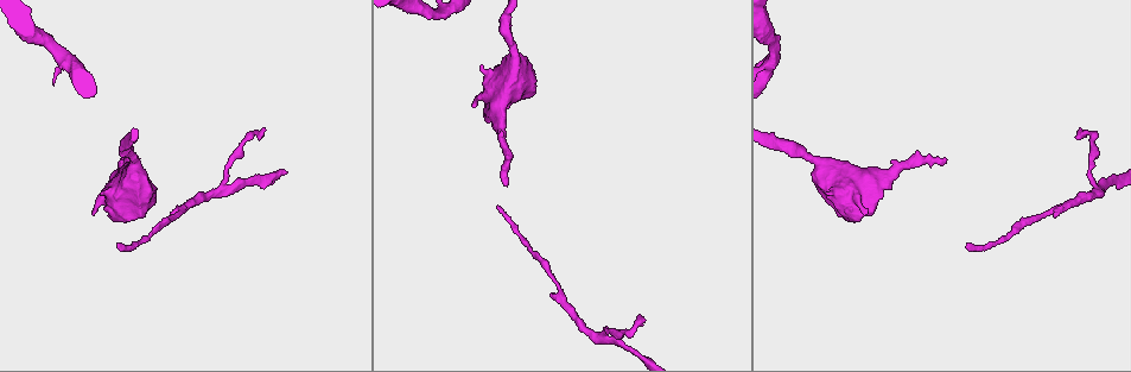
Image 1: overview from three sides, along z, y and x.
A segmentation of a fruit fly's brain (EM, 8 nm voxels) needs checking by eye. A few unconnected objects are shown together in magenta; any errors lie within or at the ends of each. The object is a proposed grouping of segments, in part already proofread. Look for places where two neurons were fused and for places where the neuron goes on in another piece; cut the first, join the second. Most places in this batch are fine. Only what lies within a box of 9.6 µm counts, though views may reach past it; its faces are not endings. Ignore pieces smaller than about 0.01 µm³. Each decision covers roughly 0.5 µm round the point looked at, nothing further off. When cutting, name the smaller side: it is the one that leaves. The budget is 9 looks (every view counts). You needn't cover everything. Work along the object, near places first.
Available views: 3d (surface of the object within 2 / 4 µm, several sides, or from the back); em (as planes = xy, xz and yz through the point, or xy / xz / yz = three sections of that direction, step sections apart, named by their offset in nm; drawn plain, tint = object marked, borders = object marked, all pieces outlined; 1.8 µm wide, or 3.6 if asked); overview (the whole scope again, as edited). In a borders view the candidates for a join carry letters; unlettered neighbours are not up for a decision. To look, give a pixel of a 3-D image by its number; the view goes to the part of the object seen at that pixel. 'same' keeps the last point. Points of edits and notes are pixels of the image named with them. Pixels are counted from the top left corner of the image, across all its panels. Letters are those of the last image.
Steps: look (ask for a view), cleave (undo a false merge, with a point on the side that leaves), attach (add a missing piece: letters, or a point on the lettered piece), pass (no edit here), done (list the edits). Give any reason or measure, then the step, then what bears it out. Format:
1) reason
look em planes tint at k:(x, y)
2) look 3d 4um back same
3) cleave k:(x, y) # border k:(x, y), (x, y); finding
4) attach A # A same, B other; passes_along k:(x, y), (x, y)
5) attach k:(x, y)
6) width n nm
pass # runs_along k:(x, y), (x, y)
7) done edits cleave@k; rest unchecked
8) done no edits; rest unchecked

a fork
look em planes borders at 1:(1092, 185)

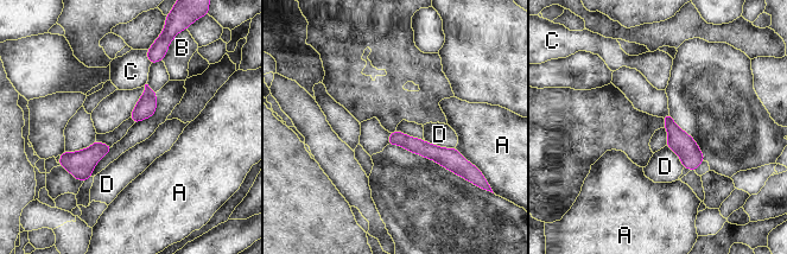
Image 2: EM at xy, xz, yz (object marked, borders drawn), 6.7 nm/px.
pass # A other, B other, C other, D other; border 2:(425, 140), (443, 147), (455, 148); continuous, no second neuron

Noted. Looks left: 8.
branch stops here
look em xy step 16 borders at 1:(643, 320)

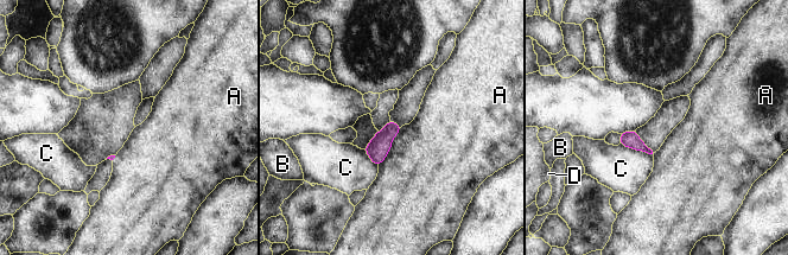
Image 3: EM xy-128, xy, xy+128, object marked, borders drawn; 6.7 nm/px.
longest_contact A 300 nm
pass # A other, B other, C other, D other; no lettered piece goes on from it

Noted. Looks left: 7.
tapers out
look em xz step 16 borders at 1:(497, 205)

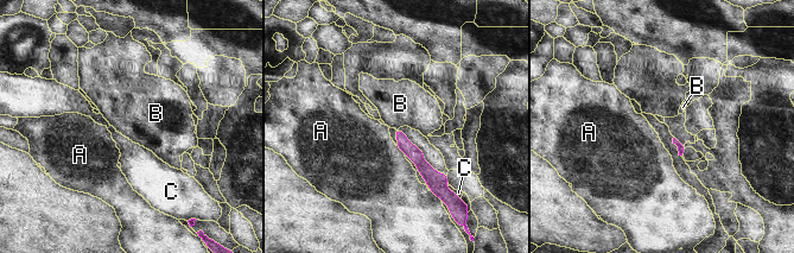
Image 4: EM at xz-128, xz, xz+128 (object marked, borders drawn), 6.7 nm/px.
look em xy step 16 borders same

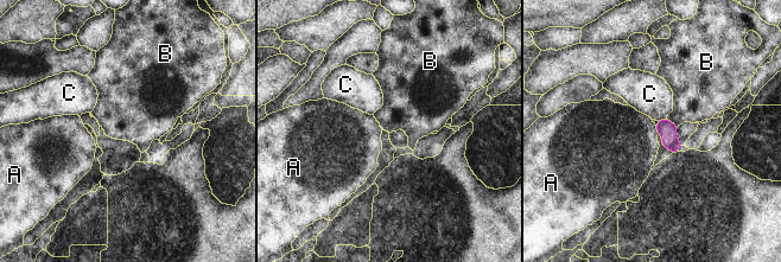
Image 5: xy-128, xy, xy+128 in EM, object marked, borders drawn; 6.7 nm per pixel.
width 120 nm; longest_contact B 90 nm
pass # A other, B other, C other; none of them fits

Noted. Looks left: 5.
end of a long branch
look em yz step 8 borders at 1:(505, 182)

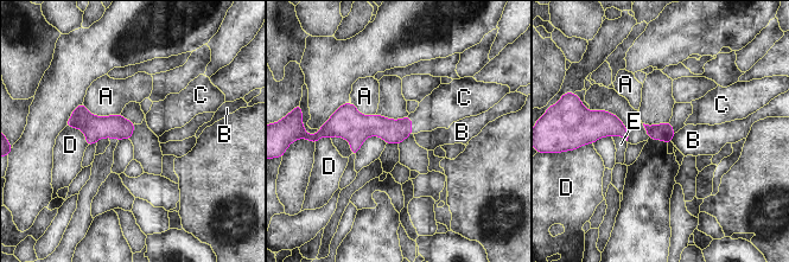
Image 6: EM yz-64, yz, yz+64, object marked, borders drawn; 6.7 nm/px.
width 120 nm; longest_contact A 280 nm
attach 6:(441, 108) # A other, B other, C same, D other, E other; it goes on there

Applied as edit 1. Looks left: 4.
done edits attach@6; rest unchecked

